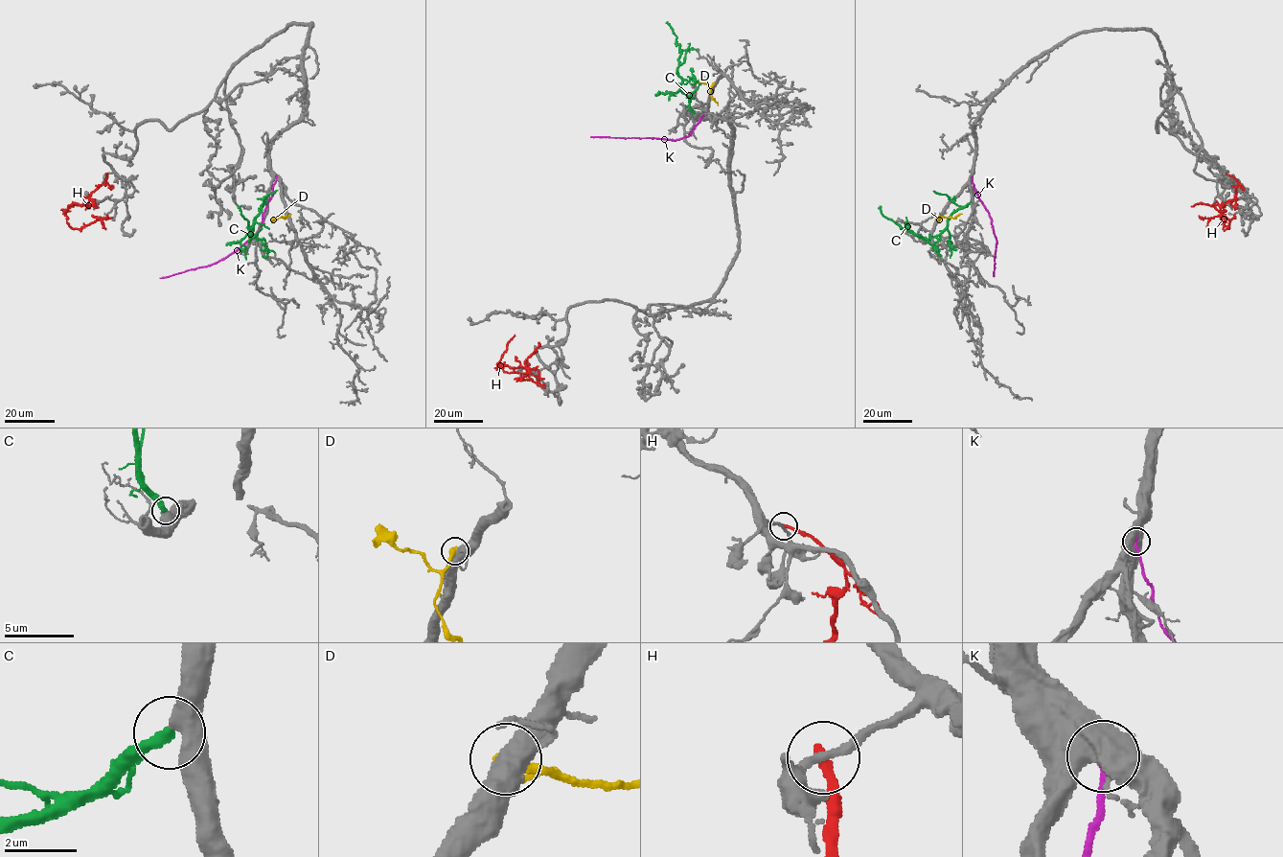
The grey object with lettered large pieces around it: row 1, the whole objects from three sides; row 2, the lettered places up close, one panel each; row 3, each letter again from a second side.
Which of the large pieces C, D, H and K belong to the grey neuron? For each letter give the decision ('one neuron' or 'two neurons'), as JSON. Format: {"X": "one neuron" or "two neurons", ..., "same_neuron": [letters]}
{"C": "one neuron", "D": "two neurons", "H": "two neurons", "K": "two neurons", "same_neuron": ["C"]}

